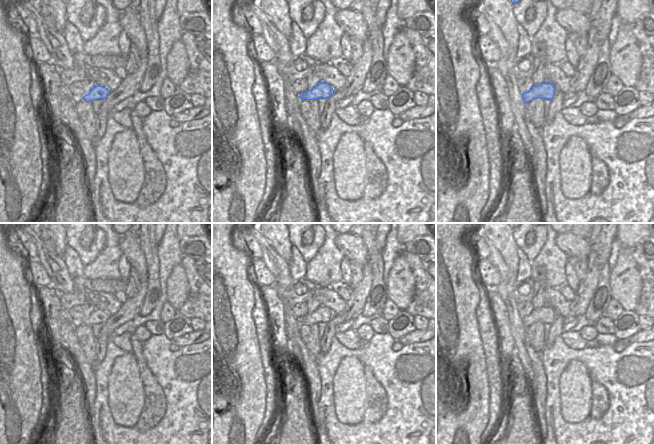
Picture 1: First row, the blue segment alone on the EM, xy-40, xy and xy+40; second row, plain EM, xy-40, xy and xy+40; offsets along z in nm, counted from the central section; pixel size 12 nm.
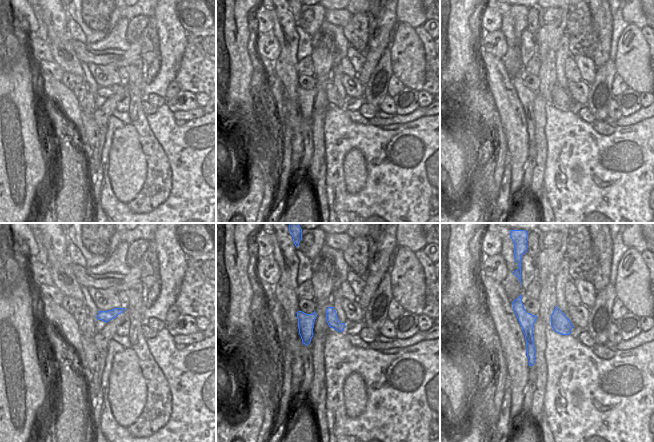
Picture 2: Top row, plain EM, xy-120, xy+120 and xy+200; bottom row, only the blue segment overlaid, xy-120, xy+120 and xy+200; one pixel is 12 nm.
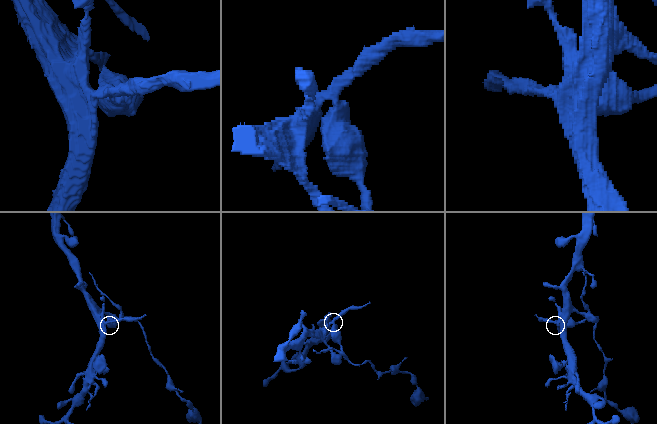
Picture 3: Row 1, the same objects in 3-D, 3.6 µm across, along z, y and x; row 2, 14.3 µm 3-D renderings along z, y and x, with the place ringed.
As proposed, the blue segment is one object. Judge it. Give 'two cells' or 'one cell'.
two cells

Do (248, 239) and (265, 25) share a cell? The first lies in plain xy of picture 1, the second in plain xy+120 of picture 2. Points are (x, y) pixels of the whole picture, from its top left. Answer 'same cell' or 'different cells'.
same cell

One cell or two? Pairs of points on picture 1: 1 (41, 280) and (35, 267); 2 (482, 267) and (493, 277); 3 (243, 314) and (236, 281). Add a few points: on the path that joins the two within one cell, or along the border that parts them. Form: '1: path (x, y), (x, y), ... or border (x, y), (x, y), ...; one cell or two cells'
1: path (39, 277), (35, 270); one cell
2: path (485, 270), (490, 275); one cell
3: path (236, 306), (236, 289); one cell

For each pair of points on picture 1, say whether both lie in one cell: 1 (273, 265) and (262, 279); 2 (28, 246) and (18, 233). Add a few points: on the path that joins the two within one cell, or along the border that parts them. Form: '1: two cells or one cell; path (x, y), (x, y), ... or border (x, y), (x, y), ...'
1: two cells; border (261, 259), (277, 283)
2: one cell; path (26, 243), (20, 236)

